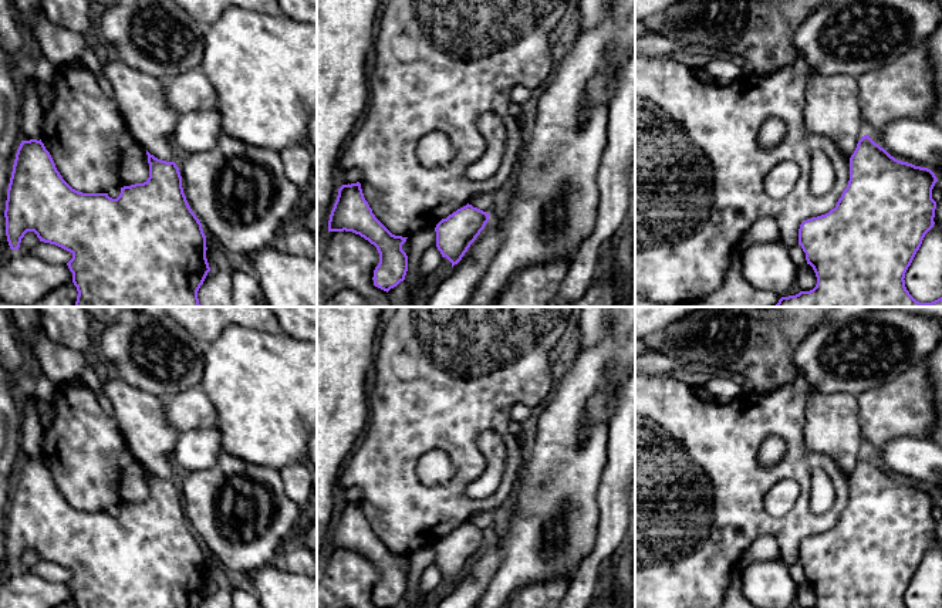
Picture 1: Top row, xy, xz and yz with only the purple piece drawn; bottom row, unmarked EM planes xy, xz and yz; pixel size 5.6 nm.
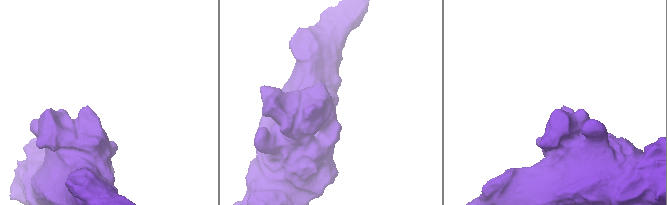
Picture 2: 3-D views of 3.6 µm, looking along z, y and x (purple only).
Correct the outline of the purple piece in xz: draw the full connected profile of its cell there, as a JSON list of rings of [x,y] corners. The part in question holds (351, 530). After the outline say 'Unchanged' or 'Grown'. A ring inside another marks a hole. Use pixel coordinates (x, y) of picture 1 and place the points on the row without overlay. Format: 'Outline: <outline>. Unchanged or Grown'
Outline: [[[361,501],[342,503],[328,538],[328,550],[352,550],[359,553],[379,571],[374,588],[374,604],[391,608],[405,598],[408,574],[402,563],[408,555],[392,553],[372,531],[364,516]]]. Unchanged

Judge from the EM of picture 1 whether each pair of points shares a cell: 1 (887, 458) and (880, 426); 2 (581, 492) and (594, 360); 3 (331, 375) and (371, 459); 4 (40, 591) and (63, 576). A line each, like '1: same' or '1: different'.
1: different
2: same
3: different
4: different

